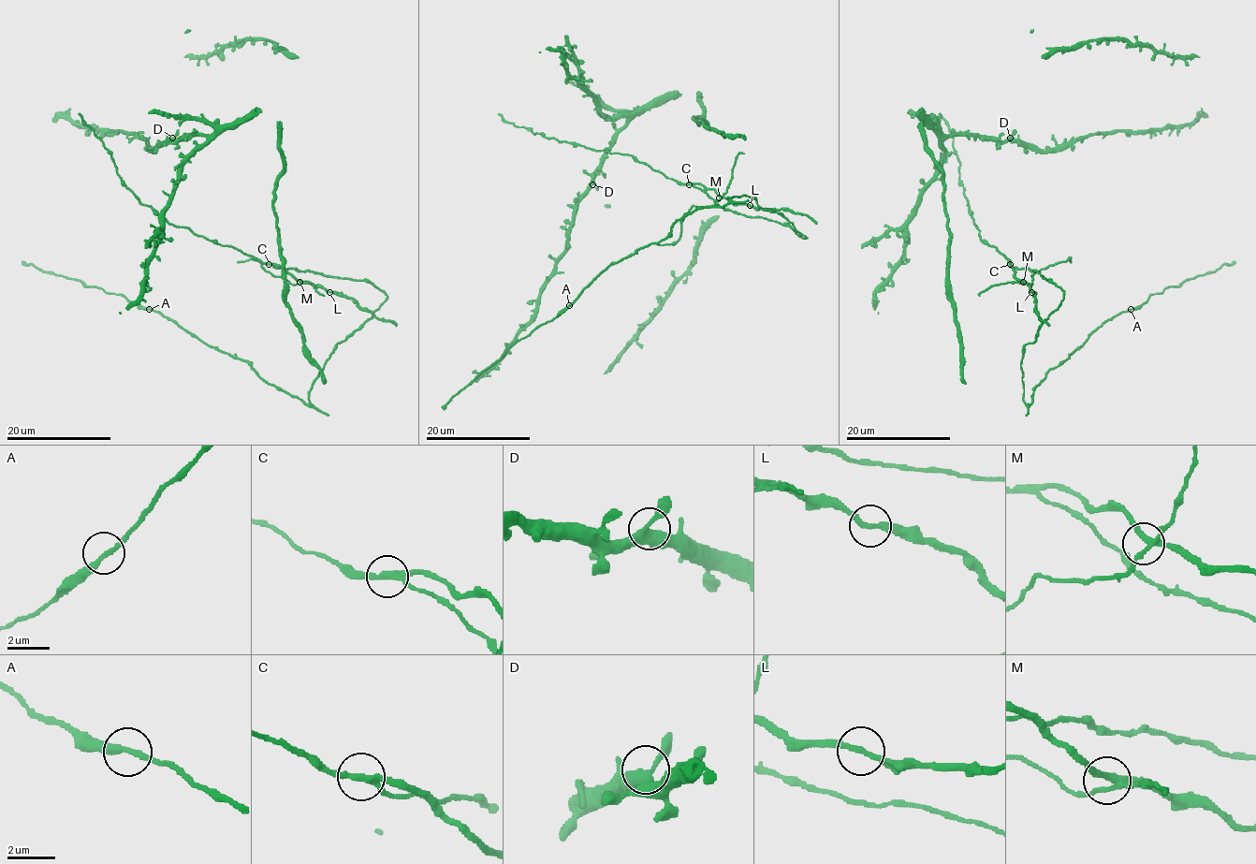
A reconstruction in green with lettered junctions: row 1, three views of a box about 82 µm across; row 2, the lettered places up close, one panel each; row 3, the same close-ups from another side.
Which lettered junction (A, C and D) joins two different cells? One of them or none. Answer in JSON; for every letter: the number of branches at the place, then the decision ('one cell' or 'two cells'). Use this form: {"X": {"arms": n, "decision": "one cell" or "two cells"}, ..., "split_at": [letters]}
{"A": {"arms": 2, "decision": "one cell"}, "C": {"arms": 3, "decision": "two cells"}, "D": {"arms": 3, "decision": "one cell"}, "split_at": ["C"]}

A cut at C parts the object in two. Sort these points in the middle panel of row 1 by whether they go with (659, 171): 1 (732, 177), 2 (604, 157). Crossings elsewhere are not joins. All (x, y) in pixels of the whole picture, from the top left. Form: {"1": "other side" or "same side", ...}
{"1": "same side", "2": "other side"}

